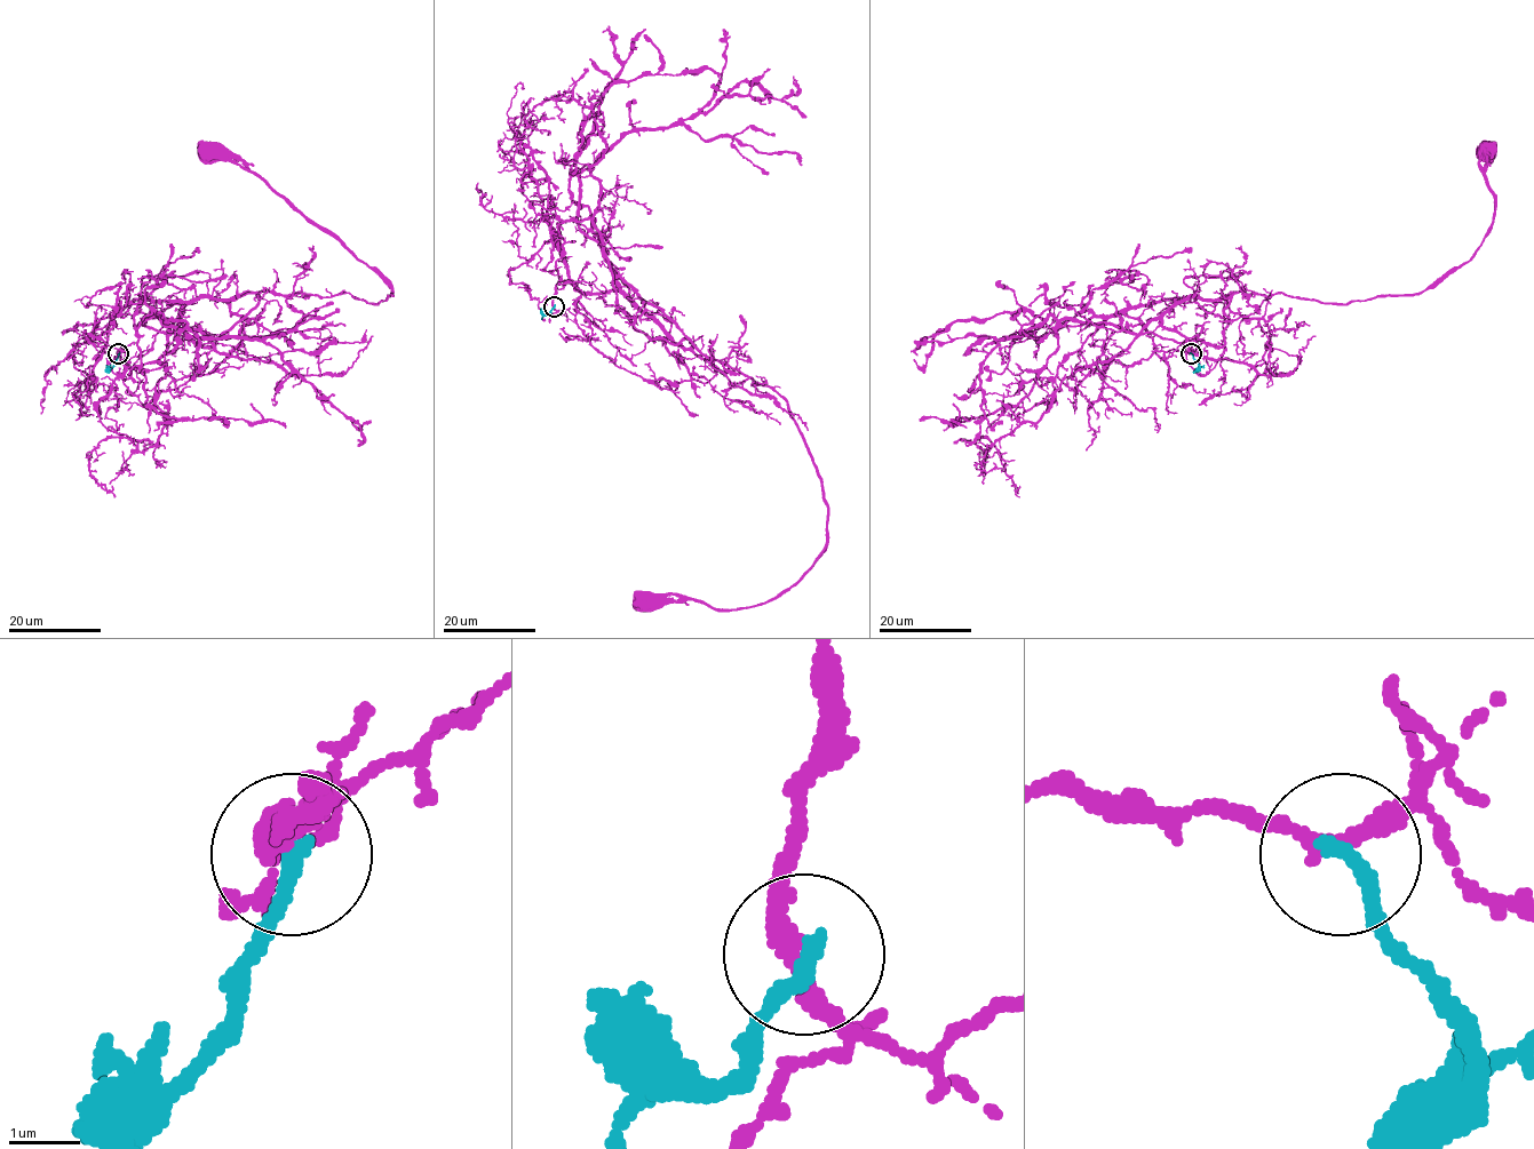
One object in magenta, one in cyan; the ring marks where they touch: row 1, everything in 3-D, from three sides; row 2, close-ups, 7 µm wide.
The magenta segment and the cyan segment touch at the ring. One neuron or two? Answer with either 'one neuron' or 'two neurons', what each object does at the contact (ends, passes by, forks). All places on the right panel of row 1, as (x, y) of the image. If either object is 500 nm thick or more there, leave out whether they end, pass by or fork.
two neurons; magenta passes by; cyan ends

